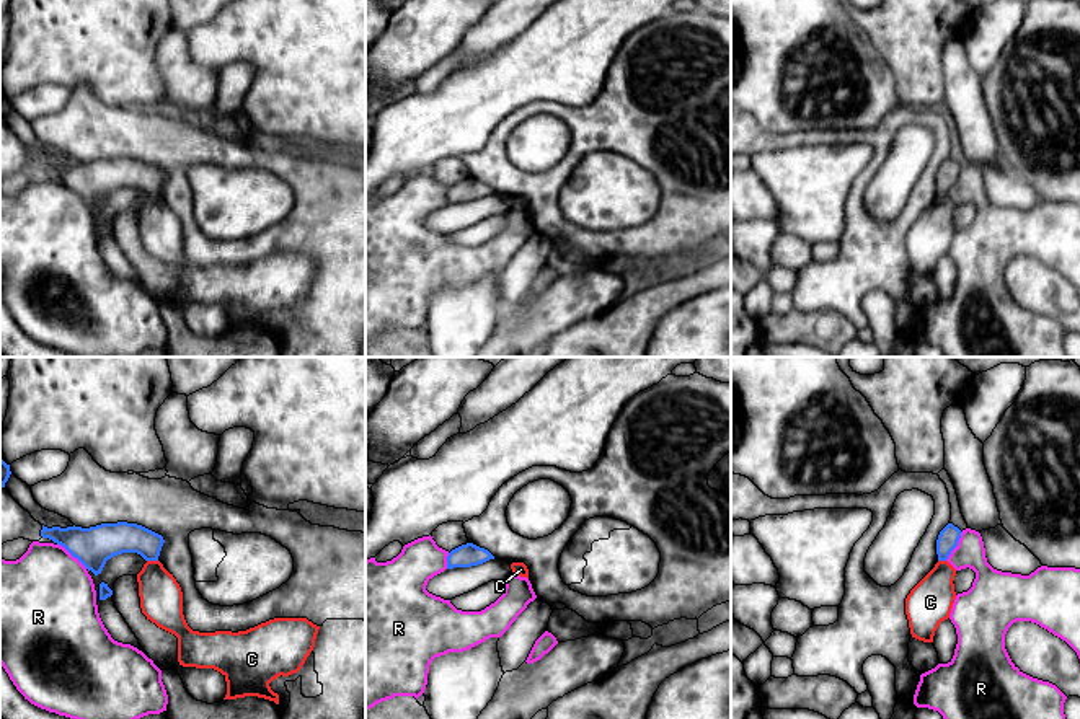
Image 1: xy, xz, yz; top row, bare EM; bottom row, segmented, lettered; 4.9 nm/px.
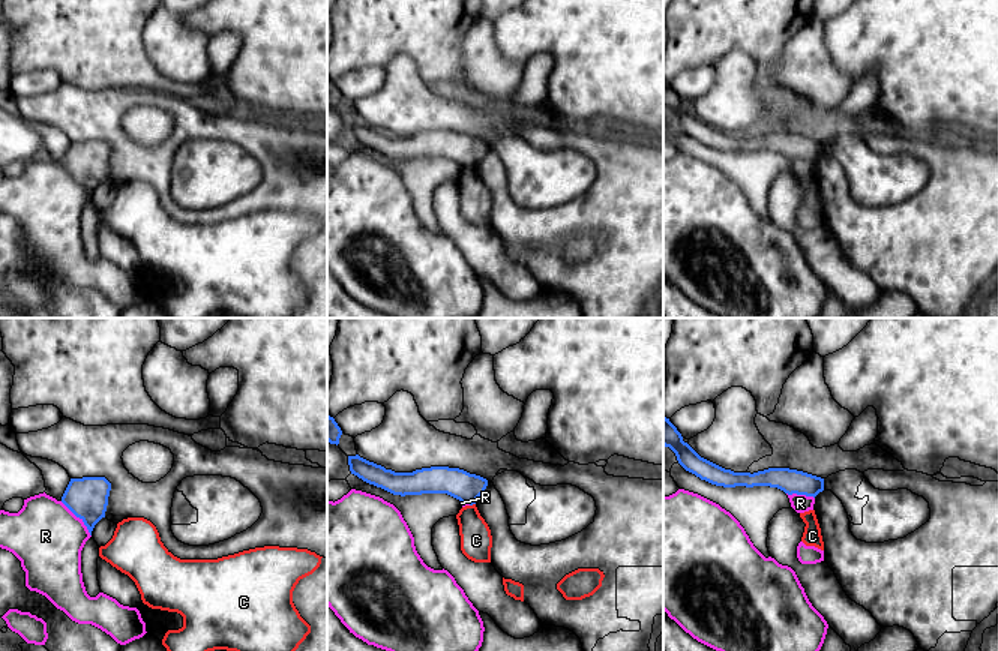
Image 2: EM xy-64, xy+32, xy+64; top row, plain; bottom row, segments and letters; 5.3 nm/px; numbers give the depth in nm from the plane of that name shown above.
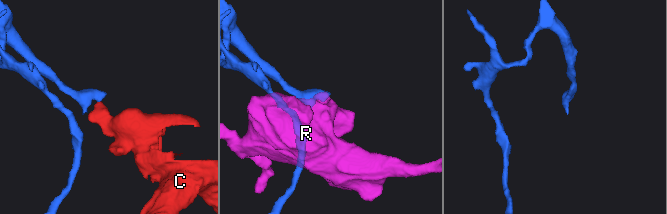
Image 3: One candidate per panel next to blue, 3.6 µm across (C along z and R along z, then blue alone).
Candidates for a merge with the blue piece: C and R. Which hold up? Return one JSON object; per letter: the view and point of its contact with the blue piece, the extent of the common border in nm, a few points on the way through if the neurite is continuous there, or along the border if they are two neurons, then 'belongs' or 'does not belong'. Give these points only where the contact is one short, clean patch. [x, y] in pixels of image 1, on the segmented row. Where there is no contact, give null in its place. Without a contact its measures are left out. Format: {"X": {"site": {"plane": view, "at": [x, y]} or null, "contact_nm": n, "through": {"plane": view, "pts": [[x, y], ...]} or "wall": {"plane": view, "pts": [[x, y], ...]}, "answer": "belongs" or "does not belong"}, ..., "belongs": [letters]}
{"C": {"site": {"plane": "xy", "at": [152, 560]}, "contact_nm": 60, "wall": {"plane": "xy", "pts": [[147, 560], [157, 561]]}, "answer": "does not belong"}, "R": {"site": {"plane": "xy", "at": [72, 555]}, "contact_nm": 200, "answer": "does not belong"}, "belongs": []}

